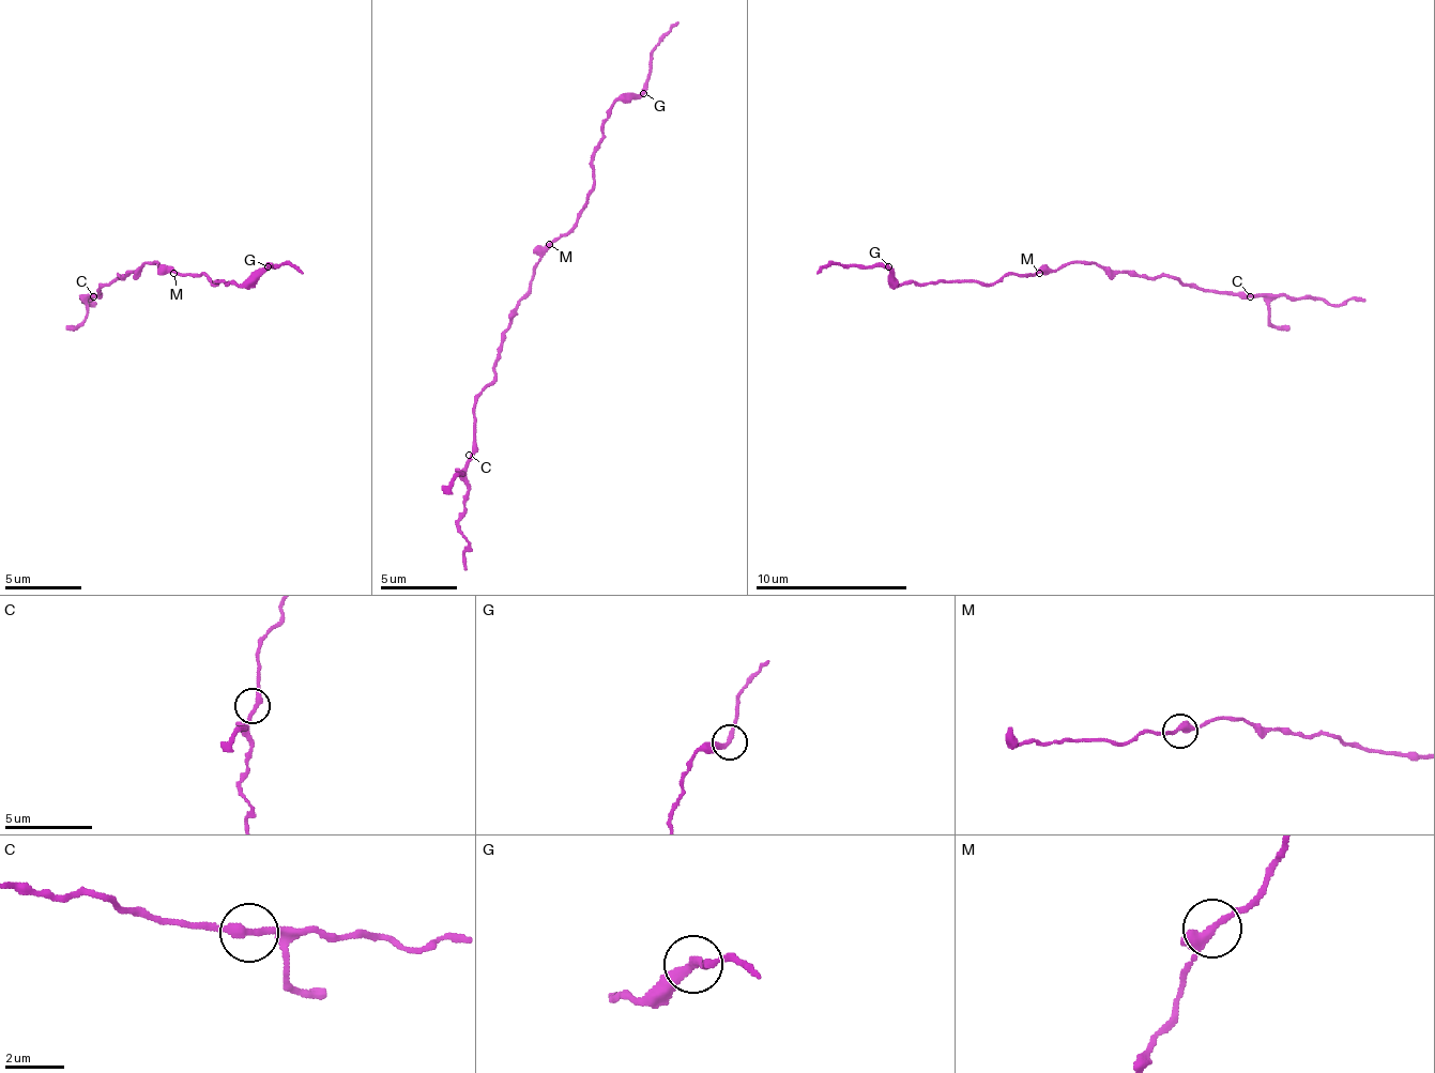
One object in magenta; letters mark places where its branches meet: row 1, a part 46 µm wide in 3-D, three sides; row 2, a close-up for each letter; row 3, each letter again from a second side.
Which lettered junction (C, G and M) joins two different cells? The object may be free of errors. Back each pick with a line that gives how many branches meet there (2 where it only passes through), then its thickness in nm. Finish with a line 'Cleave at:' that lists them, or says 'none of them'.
Cleave at: none of them

